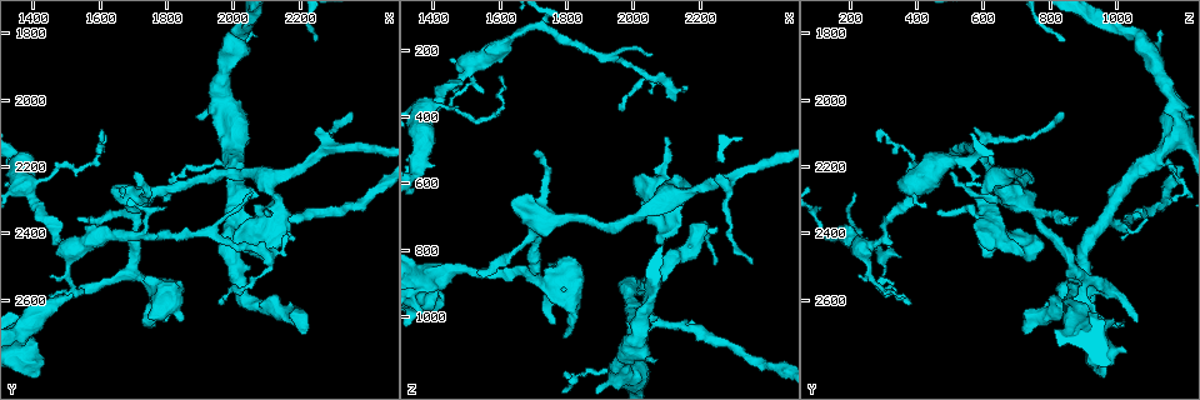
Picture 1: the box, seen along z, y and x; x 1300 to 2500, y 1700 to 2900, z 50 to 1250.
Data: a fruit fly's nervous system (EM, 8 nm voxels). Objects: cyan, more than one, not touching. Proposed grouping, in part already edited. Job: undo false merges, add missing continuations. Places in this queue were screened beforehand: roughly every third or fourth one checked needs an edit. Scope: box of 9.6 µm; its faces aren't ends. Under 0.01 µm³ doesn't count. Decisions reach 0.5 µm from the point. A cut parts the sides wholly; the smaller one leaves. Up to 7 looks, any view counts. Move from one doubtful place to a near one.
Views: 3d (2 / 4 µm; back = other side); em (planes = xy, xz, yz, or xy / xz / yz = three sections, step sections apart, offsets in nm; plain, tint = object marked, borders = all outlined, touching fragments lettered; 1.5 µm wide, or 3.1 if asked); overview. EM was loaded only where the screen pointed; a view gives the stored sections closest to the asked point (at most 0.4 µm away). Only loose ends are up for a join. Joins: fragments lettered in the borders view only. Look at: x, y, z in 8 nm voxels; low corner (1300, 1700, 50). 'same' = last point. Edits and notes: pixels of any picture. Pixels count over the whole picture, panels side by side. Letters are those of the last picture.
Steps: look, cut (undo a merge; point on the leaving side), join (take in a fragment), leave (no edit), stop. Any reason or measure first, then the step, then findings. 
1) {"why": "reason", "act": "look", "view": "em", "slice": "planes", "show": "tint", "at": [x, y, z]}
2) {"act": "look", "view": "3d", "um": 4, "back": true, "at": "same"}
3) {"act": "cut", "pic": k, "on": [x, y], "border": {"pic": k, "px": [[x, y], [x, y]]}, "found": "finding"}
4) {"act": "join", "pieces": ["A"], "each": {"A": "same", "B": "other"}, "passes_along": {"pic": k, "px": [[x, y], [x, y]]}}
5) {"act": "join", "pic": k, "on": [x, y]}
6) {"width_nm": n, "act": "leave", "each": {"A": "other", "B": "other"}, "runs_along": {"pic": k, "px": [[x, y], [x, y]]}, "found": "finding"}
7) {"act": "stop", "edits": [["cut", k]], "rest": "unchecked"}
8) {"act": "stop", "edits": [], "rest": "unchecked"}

{"why": "end of a long branch", "act": "look", "view": "em", "slice": "xz", "step": 8, "show": "tint", "at": [1620, 2100, 280]}

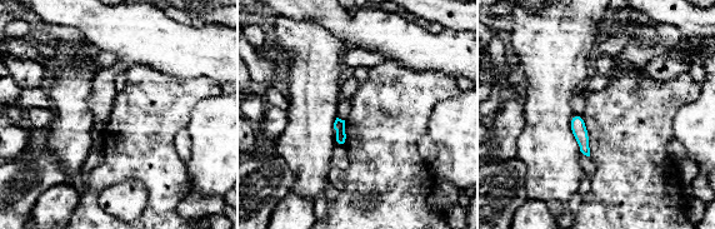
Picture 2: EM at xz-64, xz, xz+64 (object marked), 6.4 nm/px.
{"act": "look", "view": "em", "slice": "yz", "step": 4, "show": "borders", "at": "same"}

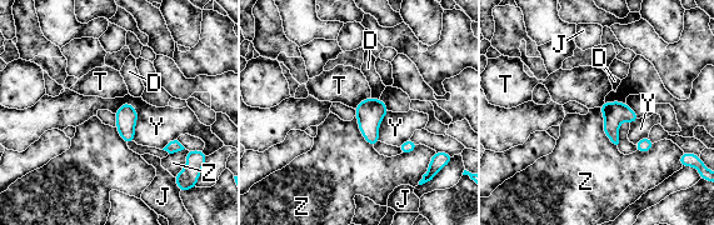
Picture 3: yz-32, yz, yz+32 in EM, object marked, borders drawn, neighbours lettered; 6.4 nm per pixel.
{"act": "leave", "each": {"D": "other", "J": "other", "T": "other", "Y": "other", "Z": "other"}, "found": "no lettered fragment goes on from it"}

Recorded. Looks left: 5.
{"why": "a narrow waist", "act": "look", "view": "em", "slice": "xy", "step": 4, "show": "tint", "at": [1700, 2510, 880]}

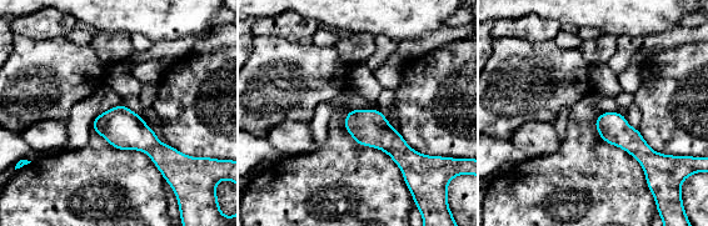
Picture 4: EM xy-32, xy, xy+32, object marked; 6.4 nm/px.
{"act": "look", "view": "em", "slice": "planes", "show": "borders", "at": "same"}

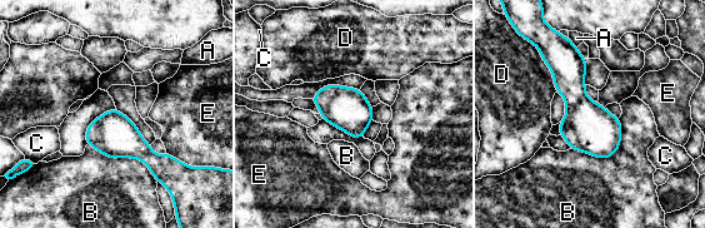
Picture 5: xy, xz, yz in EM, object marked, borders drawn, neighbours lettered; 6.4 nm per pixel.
{"act": "leave", "each": {"A": "other", "B": "other", "C": "other", "D": "other", "E": "other"}, "border": {"pic": 5, "px": [[619, 118], [610, 157], [570, 149]]}, "found": "continuous, no second cell"}

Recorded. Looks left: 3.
{"why": "an open end", "act": "look", "view": "3d", "um": 4, "at": [1970, 2610, 380]}

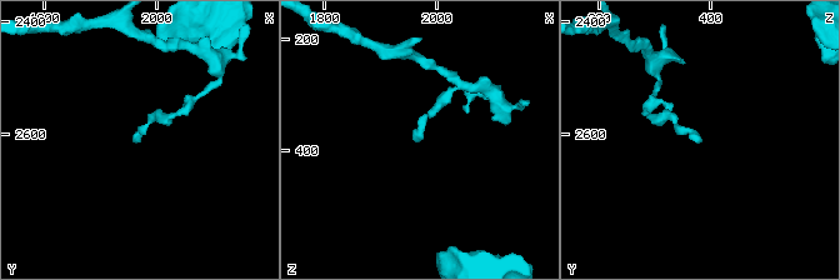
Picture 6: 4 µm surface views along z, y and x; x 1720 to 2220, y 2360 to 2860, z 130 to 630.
{"act": "look", "view": "em", "slice": "planes", "show": "borders", "at": [1970, 2605, 385]}

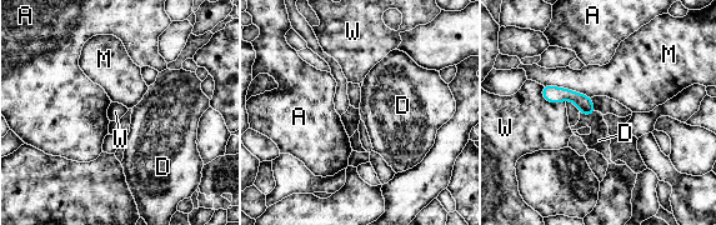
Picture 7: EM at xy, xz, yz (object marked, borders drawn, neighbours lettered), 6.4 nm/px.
{"act": "leave", "each": {"A": "other", "D": "other", "M": "other", "W": "other"}, "found": "no lettered fragment goes on from it"}

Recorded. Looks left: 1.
{"act": "stop", "edits": [], "rest": "unchecked"}

